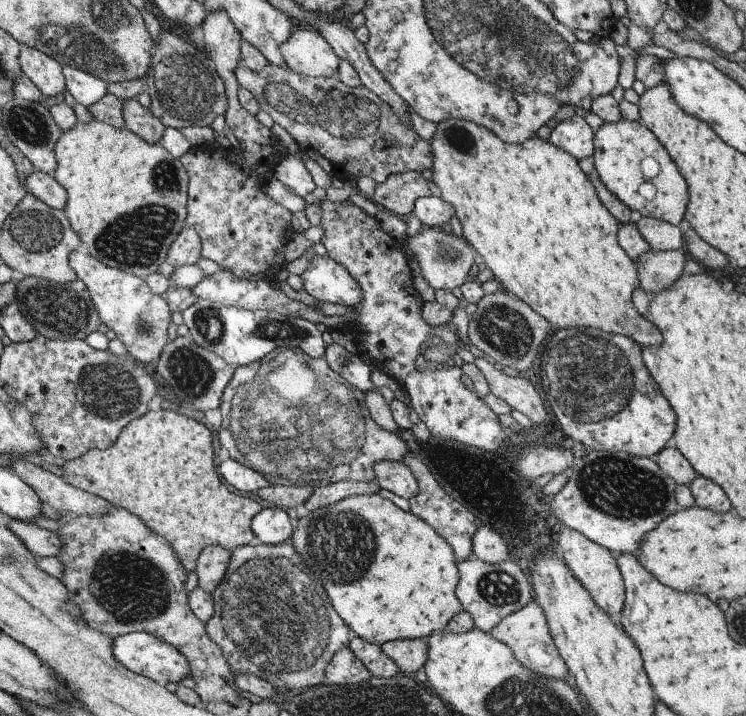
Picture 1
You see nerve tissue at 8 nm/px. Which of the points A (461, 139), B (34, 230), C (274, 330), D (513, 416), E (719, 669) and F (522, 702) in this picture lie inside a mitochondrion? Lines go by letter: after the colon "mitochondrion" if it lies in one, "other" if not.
A: mitochondrion
B: mitochondrion
C: mitochondrion
D: other
E: other
F: mitochondrion

